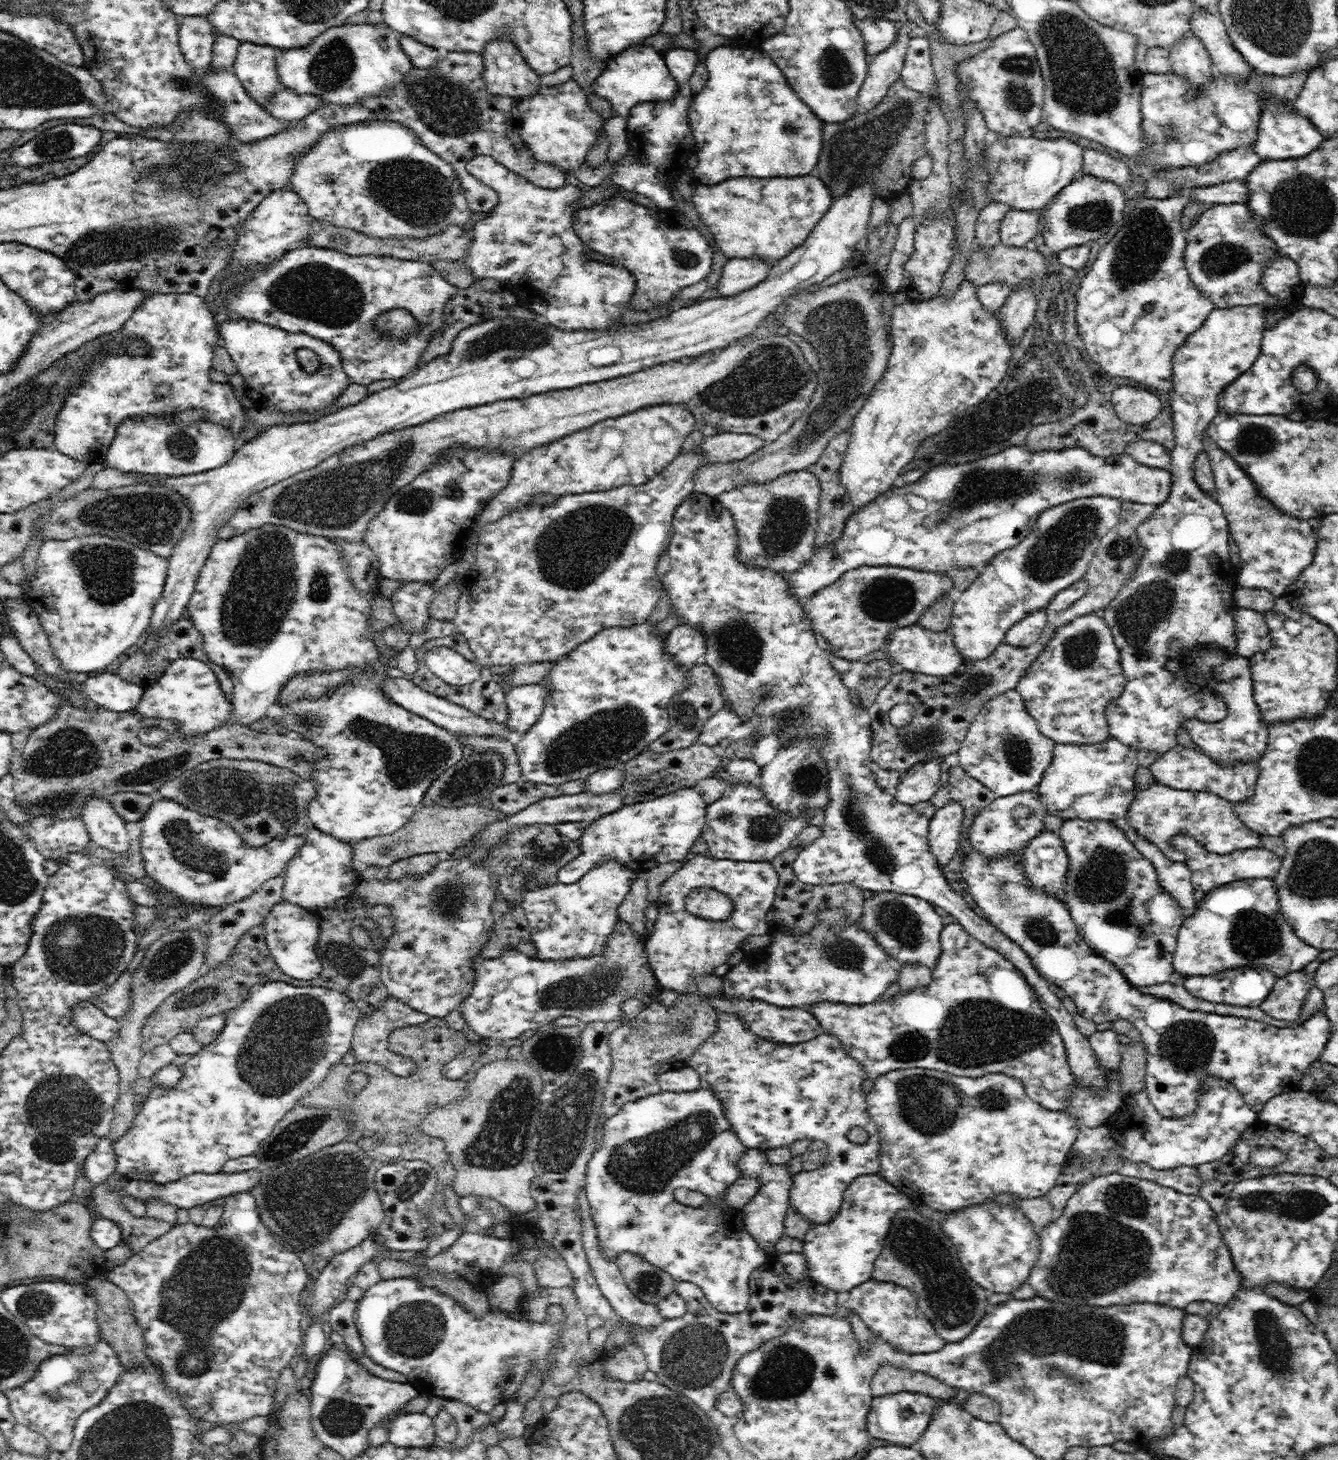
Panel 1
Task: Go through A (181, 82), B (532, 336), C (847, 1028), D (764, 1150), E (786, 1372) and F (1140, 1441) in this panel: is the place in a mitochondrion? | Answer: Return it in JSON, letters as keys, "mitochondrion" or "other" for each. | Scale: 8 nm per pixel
{"A":"mitochondrion","B":"mitochondrion","C":"other","D":"other","E":"mitochondrion","F":"other"}

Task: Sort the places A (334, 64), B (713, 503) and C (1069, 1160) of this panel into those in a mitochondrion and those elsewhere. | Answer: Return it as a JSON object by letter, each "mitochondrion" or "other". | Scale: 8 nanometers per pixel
{"A":"mitochondrion","B":"other","C":"other"}

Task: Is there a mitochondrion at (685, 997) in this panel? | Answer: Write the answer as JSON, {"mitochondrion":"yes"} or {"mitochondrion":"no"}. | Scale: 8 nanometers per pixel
{"mitochondrion":"no"}

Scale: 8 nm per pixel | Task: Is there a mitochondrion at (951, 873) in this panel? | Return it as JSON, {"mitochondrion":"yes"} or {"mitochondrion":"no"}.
{"mitochondrion":"no"}

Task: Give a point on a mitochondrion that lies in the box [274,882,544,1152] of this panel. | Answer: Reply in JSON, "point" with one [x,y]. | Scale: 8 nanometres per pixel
{"point":[346,963]}

